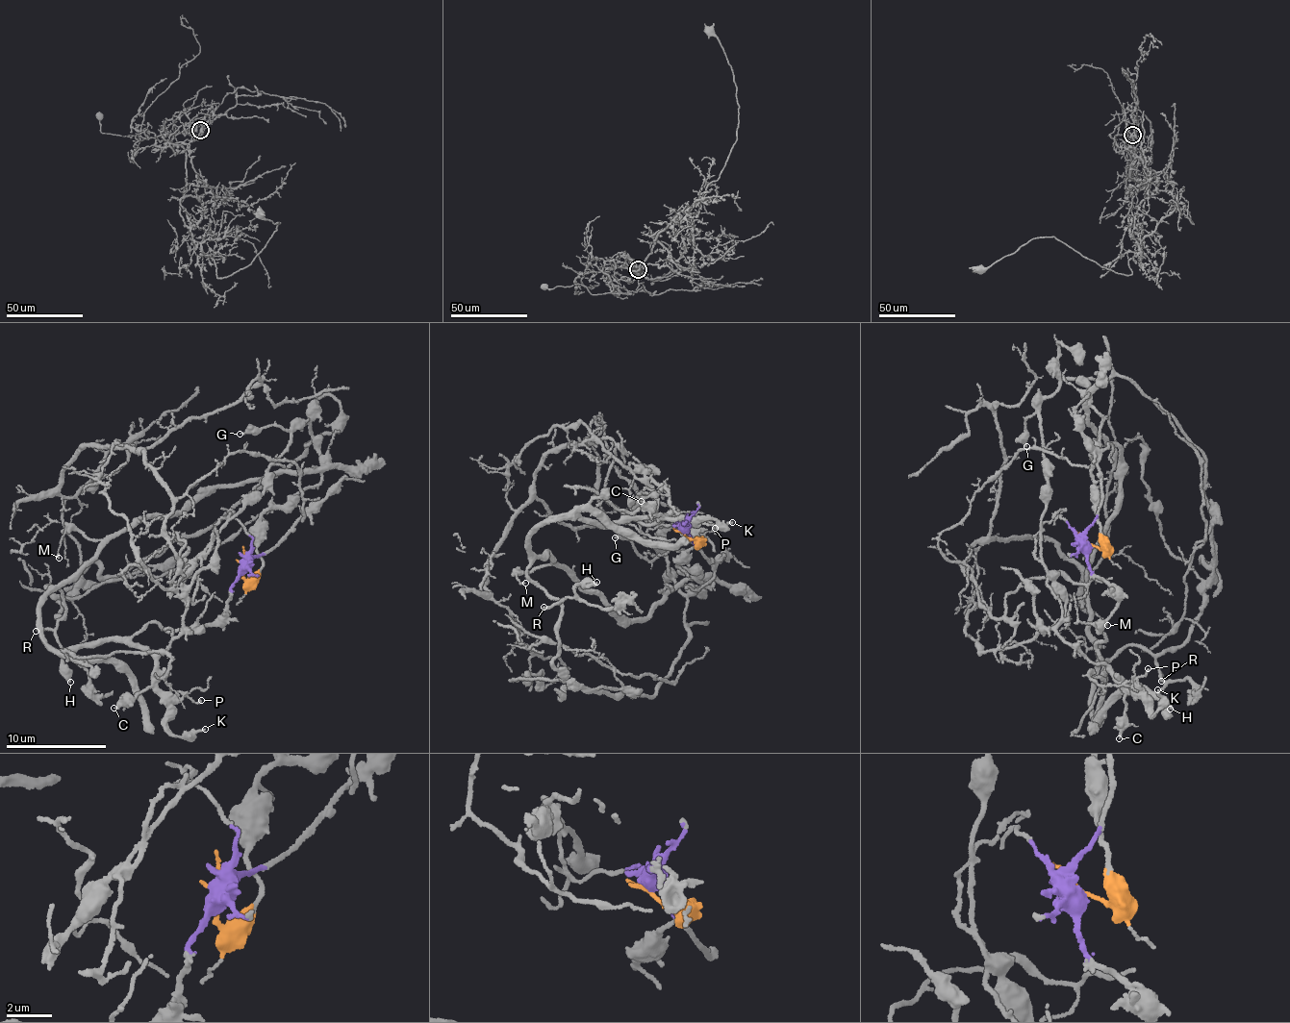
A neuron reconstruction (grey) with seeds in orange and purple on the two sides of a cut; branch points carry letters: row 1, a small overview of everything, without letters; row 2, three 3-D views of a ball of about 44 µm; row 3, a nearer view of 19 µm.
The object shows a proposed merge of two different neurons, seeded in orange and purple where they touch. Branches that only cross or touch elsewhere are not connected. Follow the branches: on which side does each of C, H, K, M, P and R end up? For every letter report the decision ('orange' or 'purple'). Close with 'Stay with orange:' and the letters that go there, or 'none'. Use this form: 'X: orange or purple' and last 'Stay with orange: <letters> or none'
C: purple
H: purple
K: purple
M: purple
P: purple
R: purple
Stay with orange: none

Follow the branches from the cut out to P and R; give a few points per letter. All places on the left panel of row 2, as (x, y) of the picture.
P: (241, 563), (223, 612), (210, 624), (168, 631), (151, 623), (132, 637), (153, 658), (162, 689), (200, 700)
R: (241, 563), (223, 612), (198, 629), (145, 623), (54, 648), (39, 613), (50, 587), (65, 609), (35, 631)

